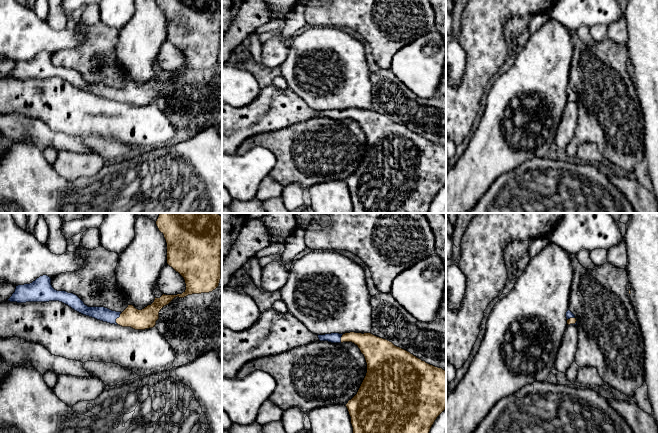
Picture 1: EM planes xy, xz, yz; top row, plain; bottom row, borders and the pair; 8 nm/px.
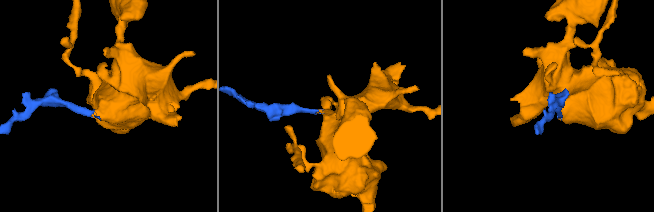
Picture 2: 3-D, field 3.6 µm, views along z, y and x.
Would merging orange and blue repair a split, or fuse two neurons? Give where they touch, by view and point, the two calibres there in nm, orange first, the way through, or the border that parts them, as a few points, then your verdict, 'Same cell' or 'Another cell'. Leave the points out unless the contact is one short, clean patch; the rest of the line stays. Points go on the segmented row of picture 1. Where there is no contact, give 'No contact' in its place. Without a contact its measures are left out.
Touches orange at xy (116, 319). Thickness 160 nm (orange) against 110 nm. Path across: xy (146, 318), (116, 319), (103, 314). Same cell

